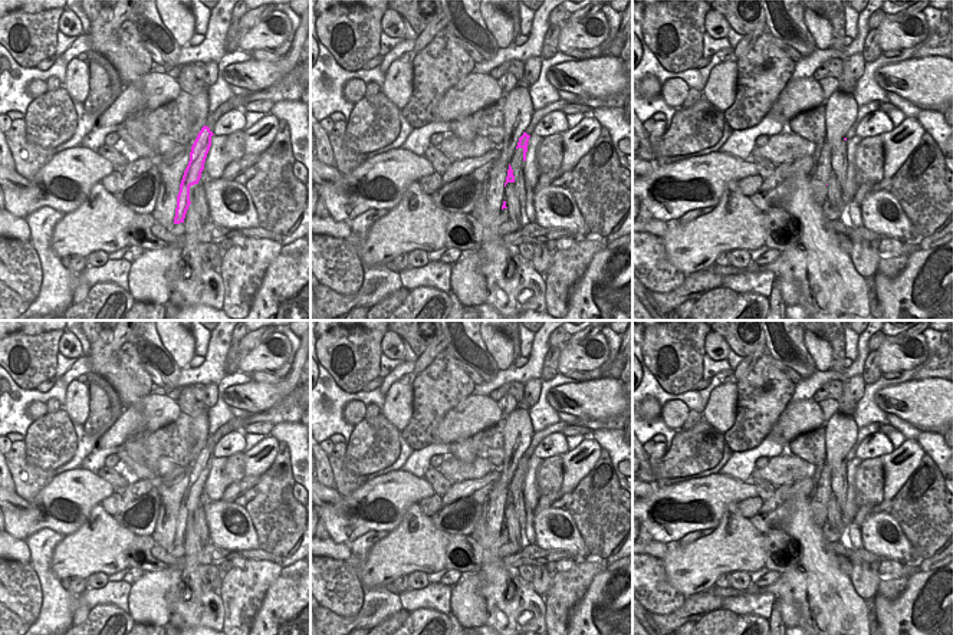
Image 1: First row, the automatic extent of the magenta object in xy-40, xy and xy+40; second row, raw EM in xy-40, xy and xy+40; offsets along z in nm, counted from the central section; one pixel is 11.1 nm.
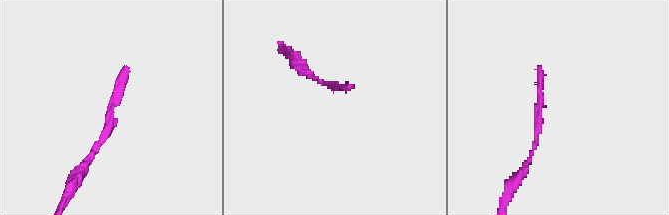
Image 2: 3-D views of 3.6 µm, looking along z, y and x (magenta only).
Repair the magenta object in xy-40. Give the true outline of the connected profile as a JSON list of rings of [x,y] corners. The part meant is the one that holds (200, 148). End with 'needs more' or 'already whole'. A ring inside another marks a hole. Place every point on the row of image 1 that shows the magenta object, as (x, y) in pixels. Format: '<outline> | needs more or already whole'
[[[250,92],[247,96],[234,95],[233,98],[230,98],[227,102],[220,105],[214,112],[208,115],[206,125],[201,128],[201,131],[198,132],[191,147],[190,161],[184,171],[184,175],[180,184],[180,191],[177,195],[174,224],[184,223],[187,210],[191,204],[190,187],[194,184],[198,184],[201,178],[204,162],[211,147],[211,136],[214,135],[213,134],[214,124],[217,122],[220,116],[223,116],[229,111],[241,109],[246,103],[249,103],[247,101],[252,93],[254,92]]] | needs more

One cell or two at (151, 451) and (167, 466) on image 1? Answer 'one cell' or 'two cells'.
two cells

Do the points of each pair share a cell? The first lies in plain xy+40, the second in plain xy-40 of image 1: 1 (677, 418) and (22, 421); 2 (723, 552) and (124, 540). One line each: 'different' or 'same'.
1: different
2: same

